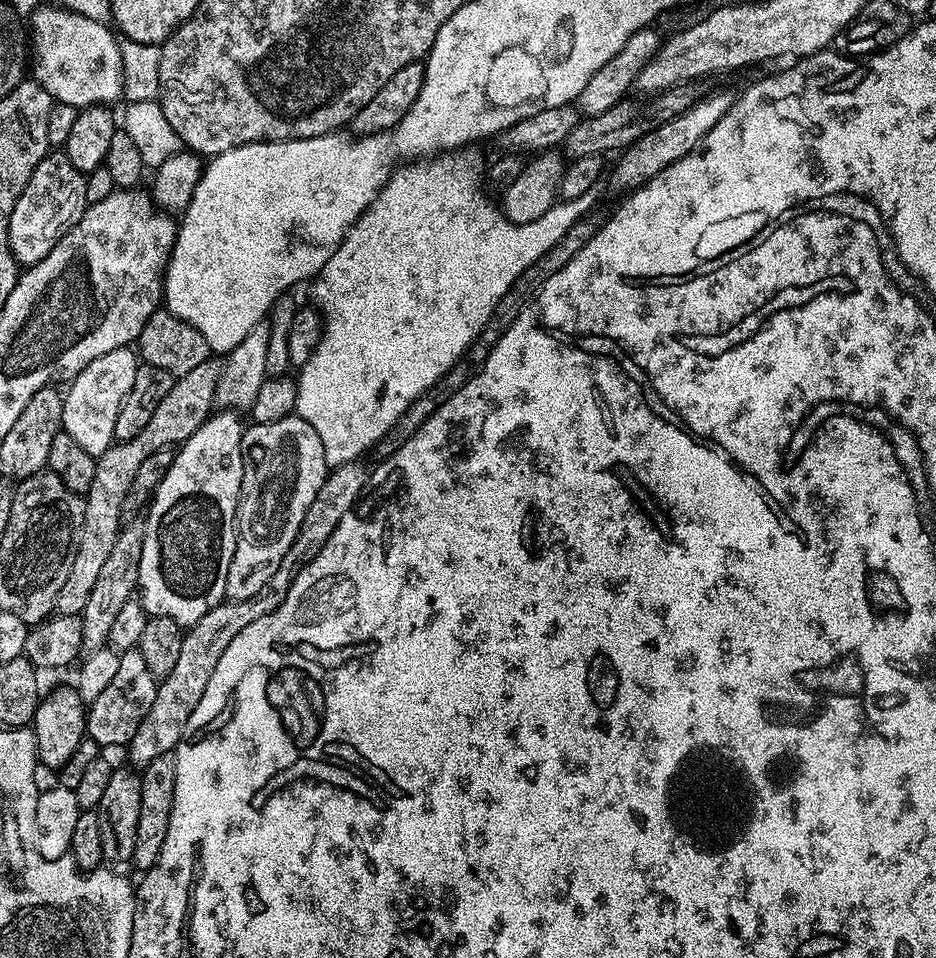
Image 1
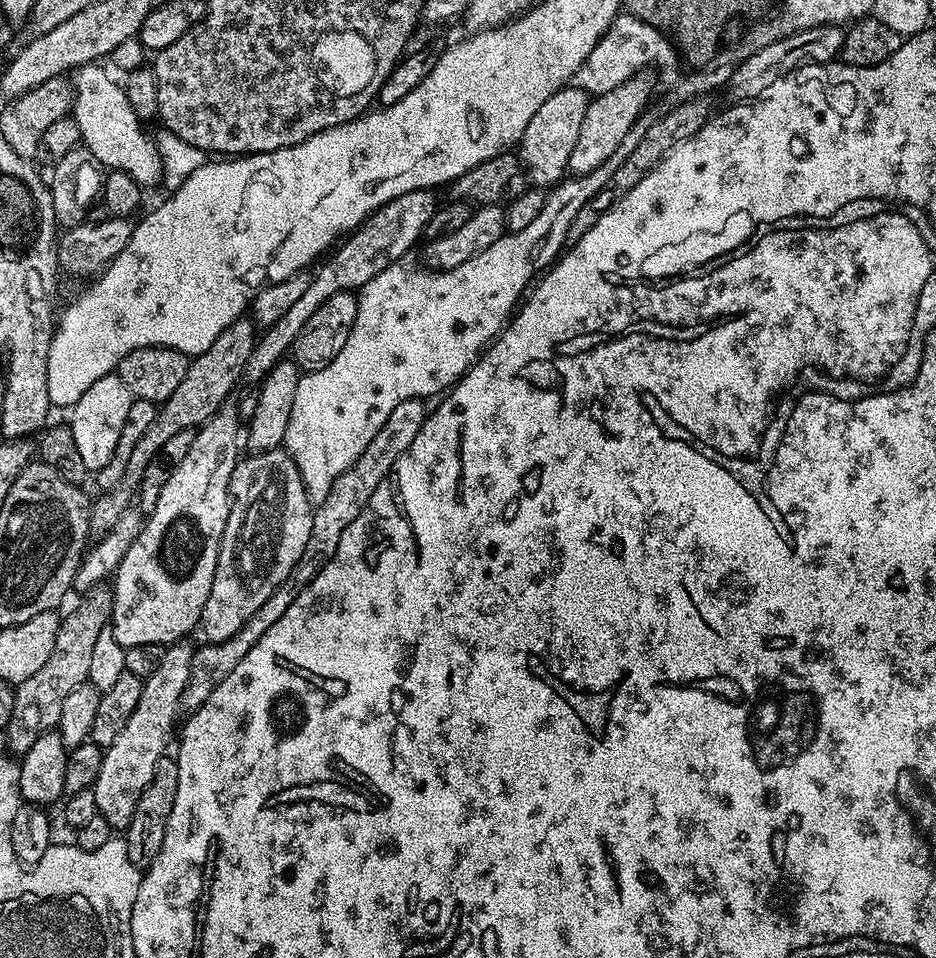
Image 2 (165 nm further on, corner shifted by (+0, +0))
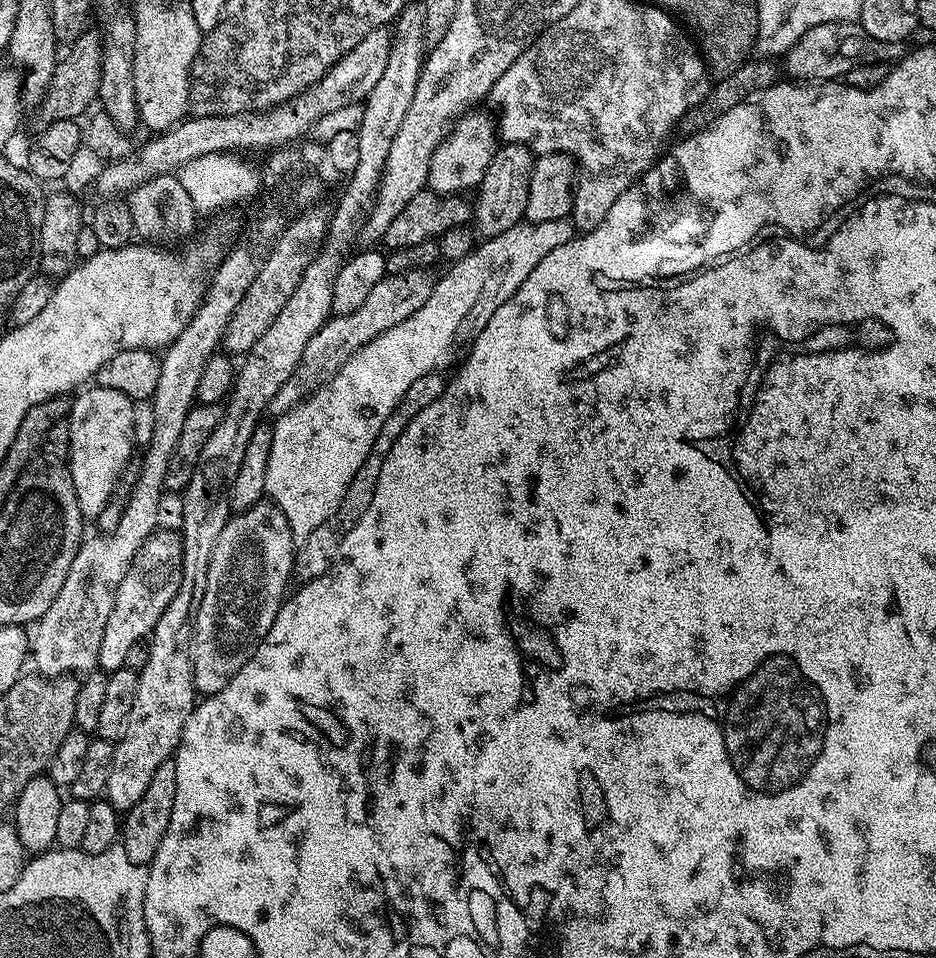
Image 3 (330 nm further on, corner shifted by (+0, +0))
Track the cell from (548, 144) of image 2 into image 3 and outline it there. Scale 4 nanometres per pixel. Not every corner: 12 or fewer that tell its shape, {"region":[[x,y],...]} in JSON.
{"region":[[493,151],[474,197],[481,237],[525,219],[534,153]]}

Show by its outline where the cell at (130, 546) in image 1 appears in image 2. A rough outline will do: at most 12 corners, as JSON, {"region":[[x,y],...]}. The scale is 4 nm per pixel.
{"region":[[89,588],[60,621],[54,654],[15,685],[13,721],[55,729],[62,702],[87,681],[112,590]]}

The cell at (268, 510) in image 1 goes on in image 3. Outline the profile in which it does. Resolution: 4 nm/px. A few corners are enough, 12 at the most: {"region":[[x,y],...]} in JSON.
{"region":[[222,526],[192,629],[213,696],[246,666],[294,576],[288,528]]}

